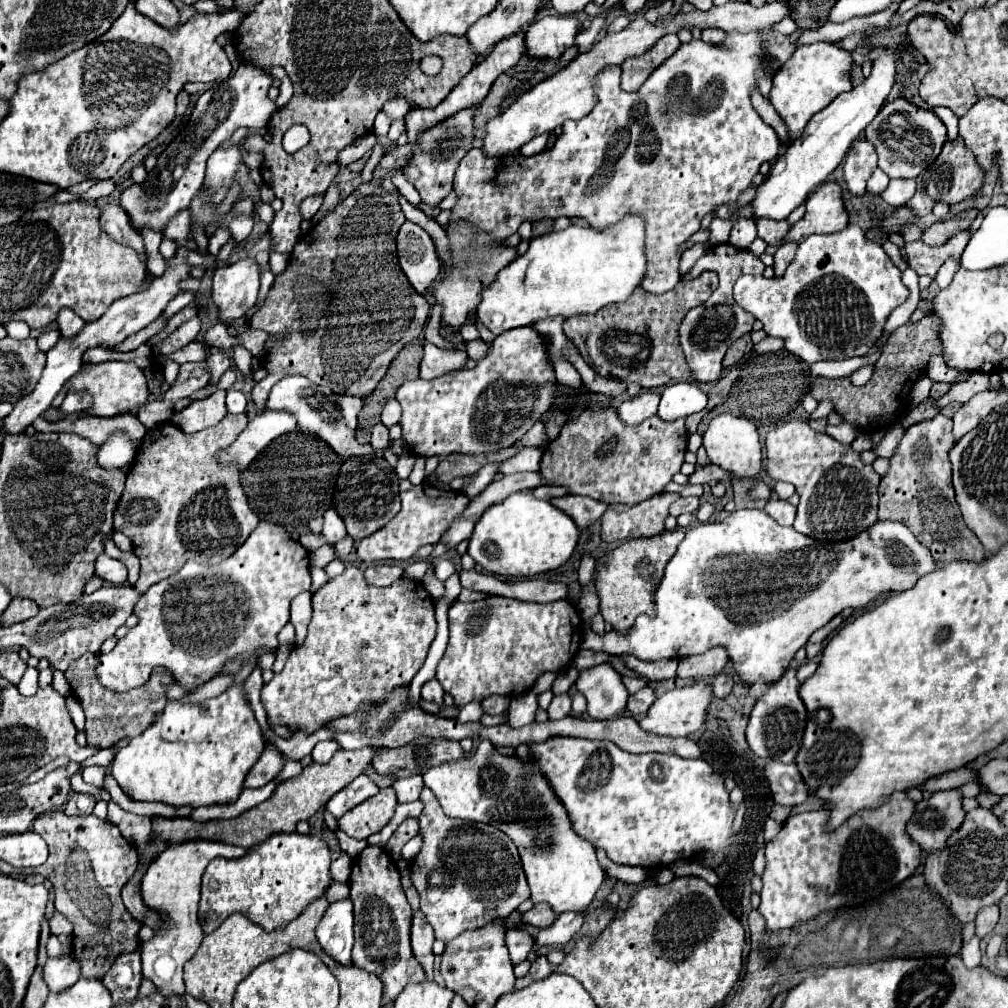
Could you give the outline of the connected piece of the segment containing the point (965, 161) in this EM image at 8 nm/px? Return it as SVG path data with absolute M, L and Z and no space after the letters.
M963 139L947 141L939 159L935 159L935 163L931 163L931 167L927 167L927 171L923 171L917 177L917 193L913 195L913 199L907 205L911 209L915 209L919 217L923 217L933 211L935 203L947 203L947 205L961 203L969 197L977 195L981 191L981 187L983 187L983 171L979 171L979 165L975 163L971 151L967 151L967 147L963 147Z

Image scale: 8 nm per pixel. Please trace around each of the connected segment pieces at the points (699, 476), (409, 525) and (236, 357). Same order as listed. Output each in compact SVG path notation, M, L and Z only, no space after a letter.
M707 465L707 467L697 467L697 471L689 477L689 485L703 485L703 483L711 483L711 481L723 481L727 479L729 473L725 473L721 467L715 465Z
M423 483L401 493L401 503L403 507L399 515L387 527L359 541L357 557L361 561L373 563L381 559L395 559L395 561L411 559L421 545L427 545L427 543L435 545L443 537L443 533L451 527L453 519L461 515L463 509L469 505L469 499L463 493L455 493L451 489L437 489L435 485Z
M237 345L235 347L235 353L233 353L233 361L235 361L235 365L237 365L237 369L247 377L249 373L251 373L251 359L253 359L253 355L243 347L243 345Z

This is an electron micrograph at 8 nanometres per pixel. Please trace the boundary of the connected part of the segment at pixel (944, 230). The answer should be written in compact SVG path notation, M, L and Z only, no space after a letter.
M973 209L973 211L961 213L959 217L953 217L953 219L947 219L947 221L939 221L939 223L931 225L931 227L925 231L923 241L925 241L927 245L931 245L931 247L935 247L935 245L945 245L955 233L969 229L969 225L973 223L975 217L977 217L977 211Z

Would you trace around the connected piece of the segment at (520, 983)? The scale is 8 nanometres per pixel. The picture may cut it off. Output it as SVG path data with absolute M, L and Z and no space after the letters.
M539 957L535 963L531 963L531 969L529 969L529 973L527 973L523 979L517 979L517 983L515 983L515 989L523 989L523 987L531 985L533 981L545 979L549 973L553 973L553 971L551 971L551 965L547 963L547 959L545 959L545 957Z

